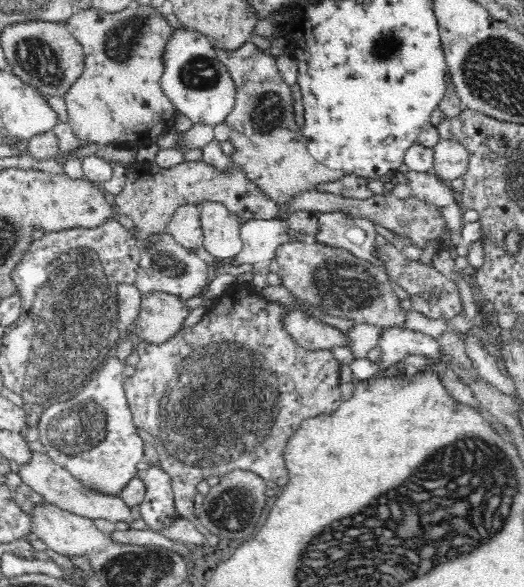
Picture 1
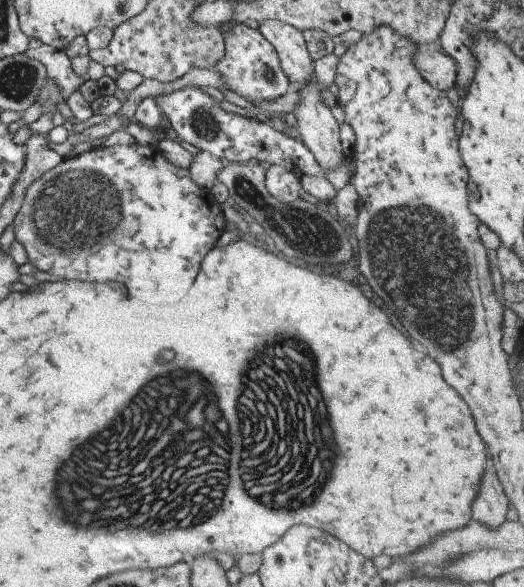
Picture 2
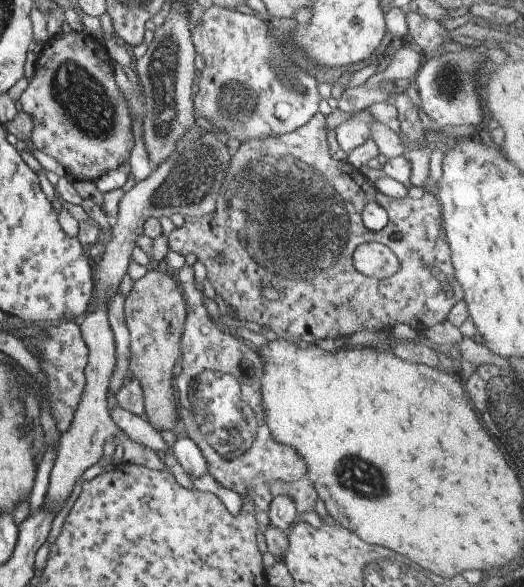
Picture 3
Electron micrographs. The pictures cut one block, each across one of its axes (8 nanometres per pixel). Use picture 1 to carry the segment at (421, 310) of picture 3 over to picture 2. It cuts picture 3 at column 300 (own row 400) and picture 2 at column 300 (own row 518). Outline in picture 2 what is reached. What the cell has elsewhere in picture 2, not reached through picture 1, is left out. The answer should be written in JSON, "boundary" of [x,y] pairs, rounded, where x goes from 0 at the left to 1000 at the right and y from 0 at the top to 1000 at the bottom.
{"boundary":[[[515,281],[506,290],[506,313],[511,327],[544,348],[555,348],[571,341],[573,324],[576,330],[576,313],[573,303],[550,293],[534,283]]]}

